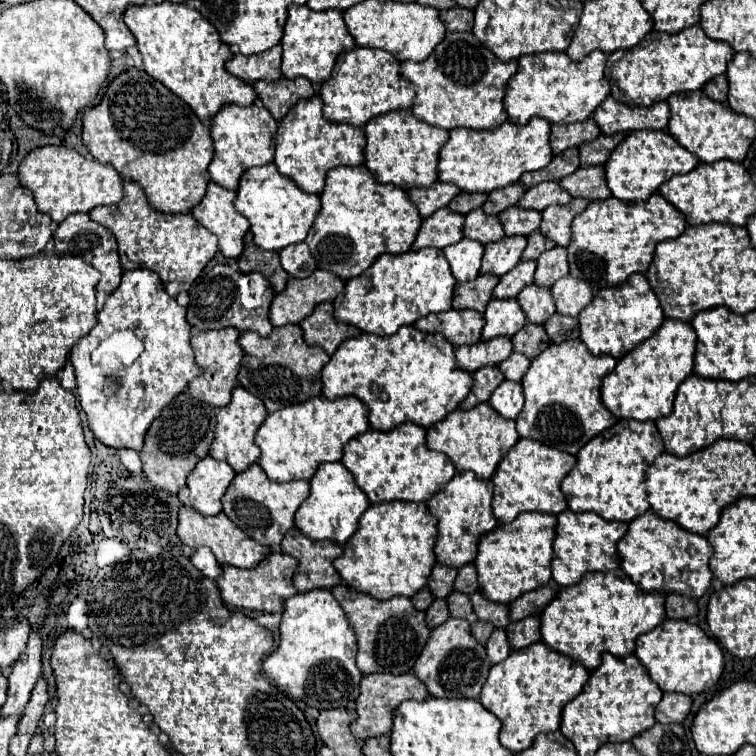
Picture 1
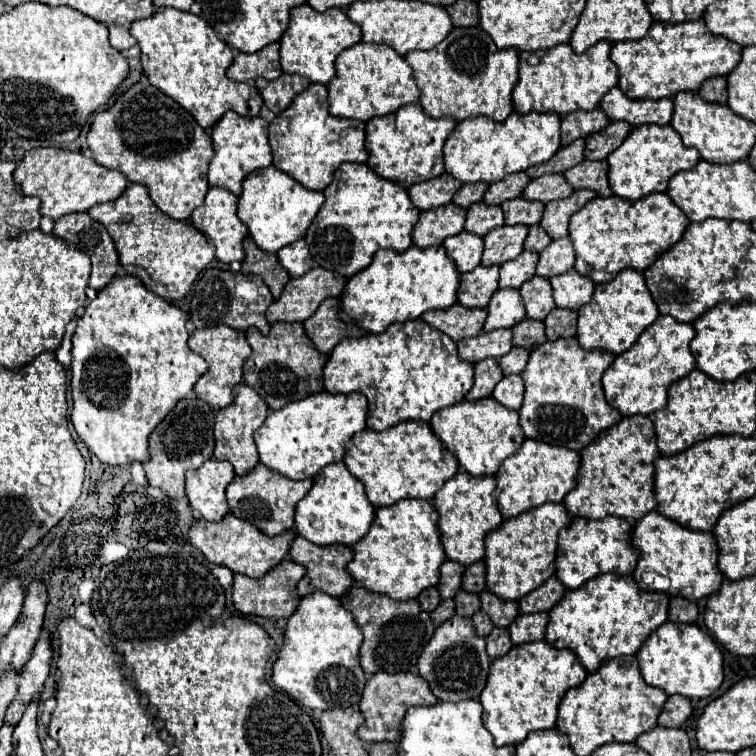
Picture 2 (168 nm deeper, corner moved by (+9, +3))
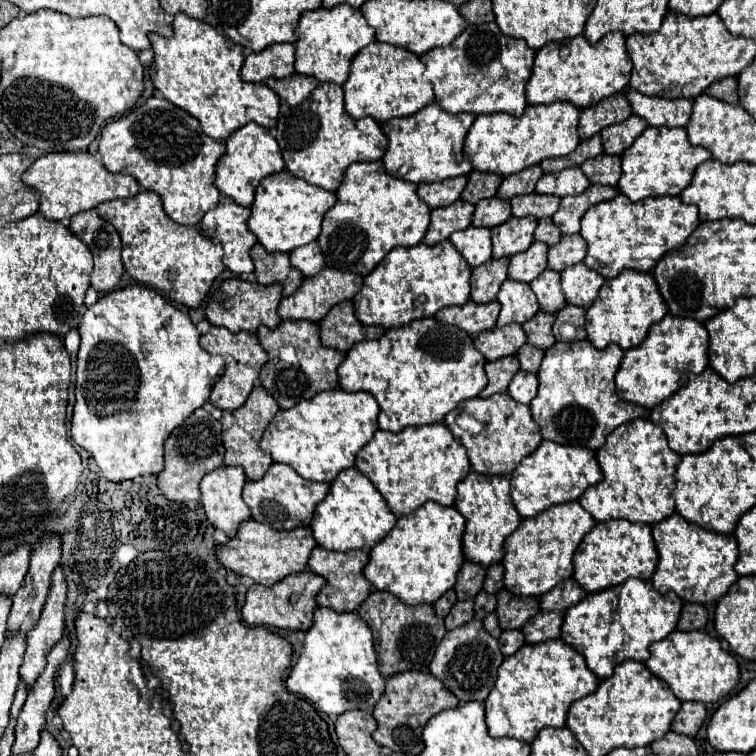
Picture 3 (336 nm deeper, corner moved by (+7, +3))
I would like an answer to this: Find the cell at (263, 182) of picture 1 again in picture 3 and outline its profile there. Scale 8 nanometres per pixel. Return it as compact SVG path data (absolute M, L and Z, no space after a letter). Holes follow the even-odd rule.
M279 171L265 177L259 183L247 225L269 253L289 253L295 247L301 247L317 239L321 231L321 219L325 211L335 205L335 201L335 193L309 185L307 181L293 177L287 171Z

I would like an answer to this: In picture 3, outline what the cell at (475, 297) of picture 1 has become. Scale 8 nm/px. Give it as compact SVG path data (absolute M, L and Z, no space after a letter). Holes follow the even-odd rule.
M489 259L479 265L471 273L471 301L475 303L491 303L497 297L501 283L507 279L509 259Z

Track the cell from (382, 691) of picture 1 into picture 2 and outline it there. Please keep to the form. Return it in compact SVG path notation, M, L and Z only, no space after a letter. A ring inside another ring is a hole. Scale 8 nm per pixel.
M375 673L365 689L361 699L361 713L365 715L365 725L359 727L357 735L365 743L379 743L379 741L393 741L401 739L401 717L405 717L409 707L417 705L435 705L437 697L433 697L427 681L415 673Z

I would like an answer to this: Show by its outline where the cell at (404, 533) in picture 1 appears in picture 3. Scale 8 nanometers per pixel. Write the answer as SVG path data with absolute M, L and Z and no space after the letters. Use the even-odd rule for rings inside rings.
M425 503L409 515L397 517L389 535L369 553L369 563L363 571L367 581L375 589L399 597L405 605L435 603L455 585L459 565L465 561L461 551L463 527L465 519L461 513L455 507L443 507L439 503Z

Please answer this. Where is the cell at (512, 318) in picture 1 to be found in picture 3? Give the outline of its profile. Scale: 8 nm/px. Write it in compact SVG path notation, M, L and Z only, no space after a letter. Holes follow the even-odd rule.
M511 279L503 281L497 301L501 303L501 311L497 317L499 327L507 323L525 323L539 311L539 303L531 287L527 283L519 283Z

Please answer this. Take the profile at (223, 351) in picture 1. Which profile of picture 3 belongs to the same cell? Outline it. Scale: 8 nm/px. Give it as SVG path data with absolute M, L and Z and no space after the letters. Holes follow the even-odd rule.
M211 327L209 333L201 335L199 339L201 347L211 353L211 355L219 355L225 359L225 373L219 377L219 381L211 387L211 395L209 395L209 403L219 407L219 409L237 409L245 403L247 395L251 393L257 377L259 377L259 369L263 367L263 363L267 361L267 353L263 351L263 347L259 345L257 337L249 331L239 331L239 333L231 333L227 331L227 327Z

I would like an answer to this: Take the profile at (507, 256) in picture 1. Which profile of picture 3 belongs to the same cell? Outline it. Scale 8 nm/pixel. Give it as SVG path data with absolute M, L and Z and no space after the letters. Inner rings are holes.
M511 217L509 221L491 229L493 237L493 257L513 257L519 251L525 251L533 243L533 231L537 227L537 219L533 217Z

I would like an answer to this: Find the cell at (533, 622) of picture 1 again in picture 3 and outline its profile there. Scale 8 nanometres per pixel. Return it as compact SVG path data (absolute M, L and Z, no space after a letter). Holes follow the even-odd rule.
M537 613L523 625L523 635L527 643L541 643L547 639L557 639L561 633L563 613Z

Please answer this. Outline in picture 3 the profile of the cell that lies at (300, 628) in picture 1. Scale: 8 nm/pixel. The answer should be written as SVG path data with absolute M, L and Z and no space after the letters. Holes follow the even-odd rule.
M317 607L313 625L305 631L299 659L285 679L285 687L327 715L341 715L351 709L371 711L385 689L385 679L377 671L373 633L367 623L357 613L337 613L329 607Z

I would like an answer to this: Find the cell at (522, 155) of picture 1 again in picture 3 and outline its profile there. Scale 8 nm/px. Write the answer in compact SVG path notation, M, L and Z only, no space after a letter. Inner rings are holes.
M551 103L551 105L529 105L521 117L511 117L505 113L489 113L479 115L467 137L463 151L471 161L473 171L481 173L497 173L497 175L513 175L521 169L533 167L549 157L563 157L571 153L577 143L577 123L579 123L579 109L575 105Z

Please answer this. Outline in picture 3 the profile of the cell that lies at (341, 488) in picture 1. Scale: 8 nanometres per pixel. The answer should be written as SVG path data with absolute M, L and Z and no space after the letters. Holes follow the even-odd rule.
M355 467L341 471L323 501L317 503L311 519L311 531L319 547L333 551L349 549L371 549L381 541L395 525L397 517L387 509L381 493L371 485L371 481L361 475Z

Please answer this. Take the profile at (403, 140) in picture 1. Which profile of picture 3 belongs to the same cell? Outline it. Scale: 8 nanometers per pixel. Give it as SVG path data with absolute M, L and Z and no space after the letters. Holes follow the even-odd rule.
M431 103L409 117L381 123L381 129L389 141L389 147L383 155L385 171L411 183L433 183L455 175L467 175L471 171L471 165L463 155L463 139L473 121L475 117L469 113L449 115L443 113L443 109L439 109L435 103Z

